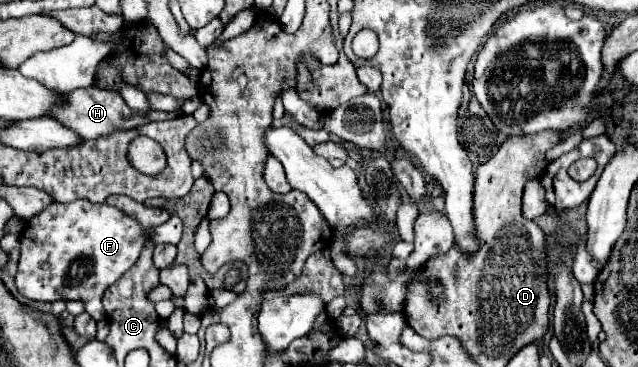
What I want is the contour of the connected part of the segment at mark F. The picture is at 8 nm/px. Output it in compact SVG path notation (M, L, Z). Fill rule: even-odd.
M76 200L72 204L58 204L54 202L44 210L44 214L36 214L36 218L26 222L26 228L20 232L20 244L22 244L22 256L20 256L20 268L16 274L16 288L18 292L34 302L56 302L56 300L80 300L84 302L84 310L98 322L104 318L102 308L102 296L108 286L112 286L128 268L132 268L146 246L146 240L154 246L158 244L178 244L182 236L182 222L176 218L176 214L150 230L144 230L140 222L126 216L122 210L108 206L108 204L92 204L84 200Z

